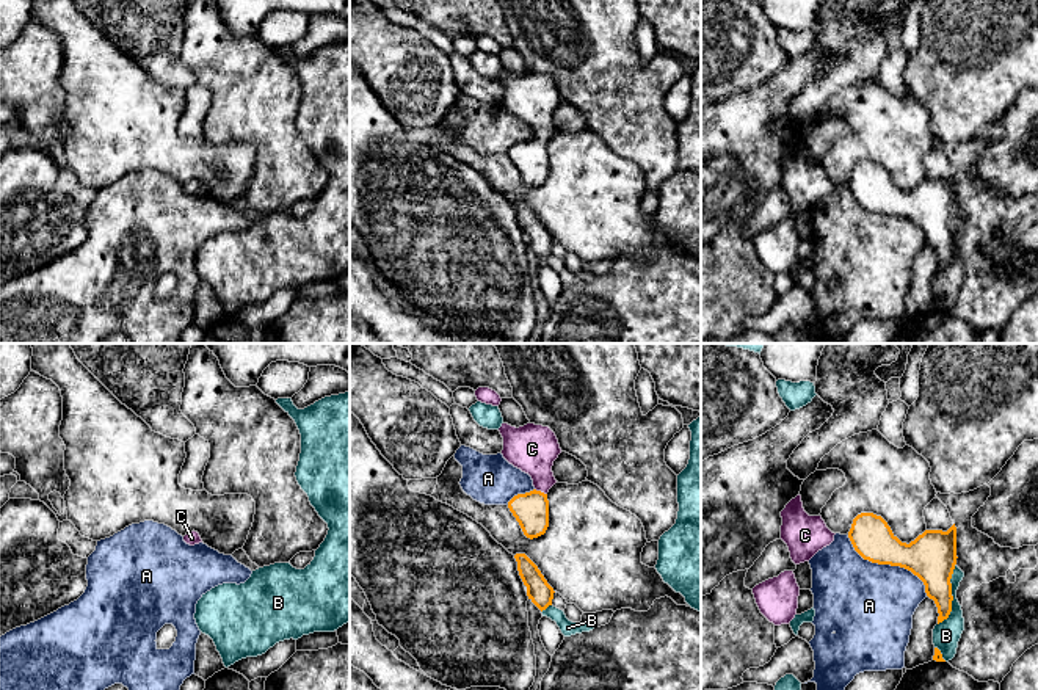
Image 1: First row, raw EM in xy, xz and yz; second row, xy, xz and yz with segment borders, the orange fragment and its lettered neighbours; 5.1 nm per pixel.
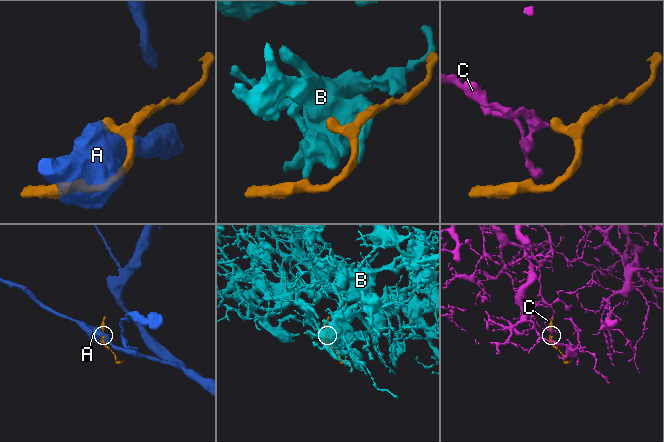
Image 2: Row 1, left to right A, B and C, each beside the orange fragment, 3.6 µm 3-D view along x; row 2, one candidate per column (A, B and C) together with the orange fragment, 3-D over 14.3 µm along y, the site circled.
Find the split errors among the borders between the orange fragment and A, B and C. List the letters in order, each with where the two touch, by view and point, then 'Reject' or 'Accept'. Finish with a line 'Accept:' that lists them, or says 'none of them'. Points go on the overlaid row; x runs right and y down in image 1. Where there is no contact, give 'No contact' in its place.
A: Touches orange at yz (888, 563). Reject
B: Touches orange at yz (950, 595). Reject
C: Touches orange at xz (540, 491). Accept
Accept: C

